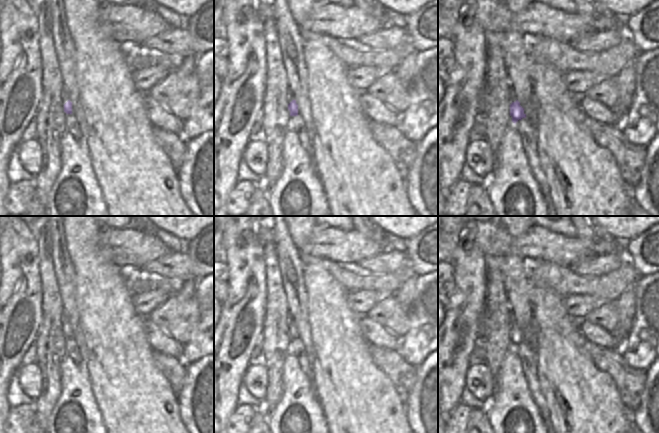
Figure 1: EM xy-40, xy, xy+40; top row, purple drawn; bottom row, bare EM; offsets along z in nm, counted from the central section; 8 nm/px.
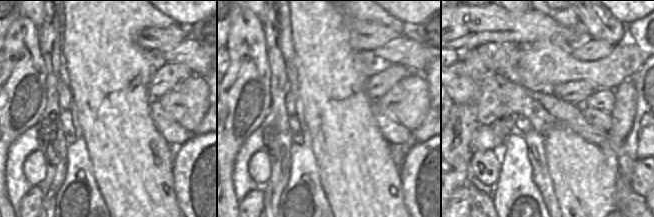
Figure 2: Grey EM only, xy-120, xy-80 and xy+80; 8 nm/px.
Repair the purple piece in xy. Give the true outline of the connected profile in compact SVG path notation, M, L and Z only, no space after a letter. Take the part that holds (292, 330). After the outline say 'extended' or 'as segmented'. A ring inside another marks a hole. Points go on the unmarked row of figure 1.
M288 316L288 320L287 320L287 324L288 324L288 334L290 336L290 339L298 339L298 330L295 326L295 324L293 323L293 320L290 316Z | extended

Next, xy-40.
M65 311L62 312L60 322L62 324L62 329L64 331L64 336L73 338L72 337L72 328L71 328L71 326L69 324L68 316L67 316Z | extended

